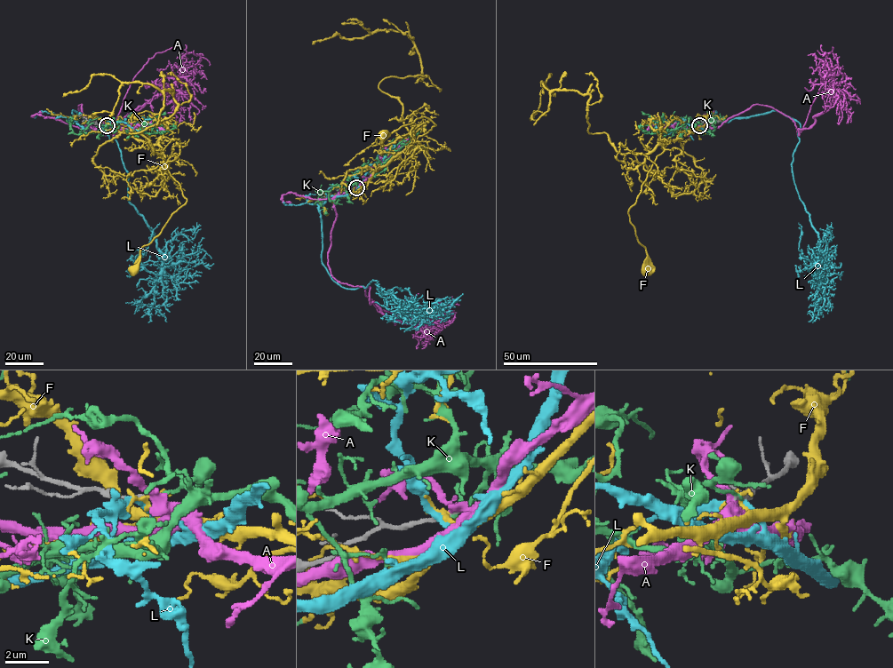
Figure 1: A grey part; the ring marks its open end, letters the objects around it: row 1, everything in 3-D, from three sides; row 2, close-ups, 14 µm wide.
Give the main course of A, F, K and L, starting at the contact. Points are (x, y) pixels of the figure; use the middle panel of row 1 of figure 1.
A: (355, 187), (333, 199), (330, 274), (370, 288), (370, 303), (402, 322), (444, 317), (450, 305), (458, 305)
F: (355, 187), (405, 153), (419, 136), (435, 125), (421, 117), (389, 135), (384, 132)
K: (355, 187), (359, 184), (367, 184), (375, 171), (418, 132), (423, 129), (425, 132)
L: (354, 188), (319, 208), (322, 264), (347, 289), (377, 281), (407, 308), (387, 292), (409, 287)

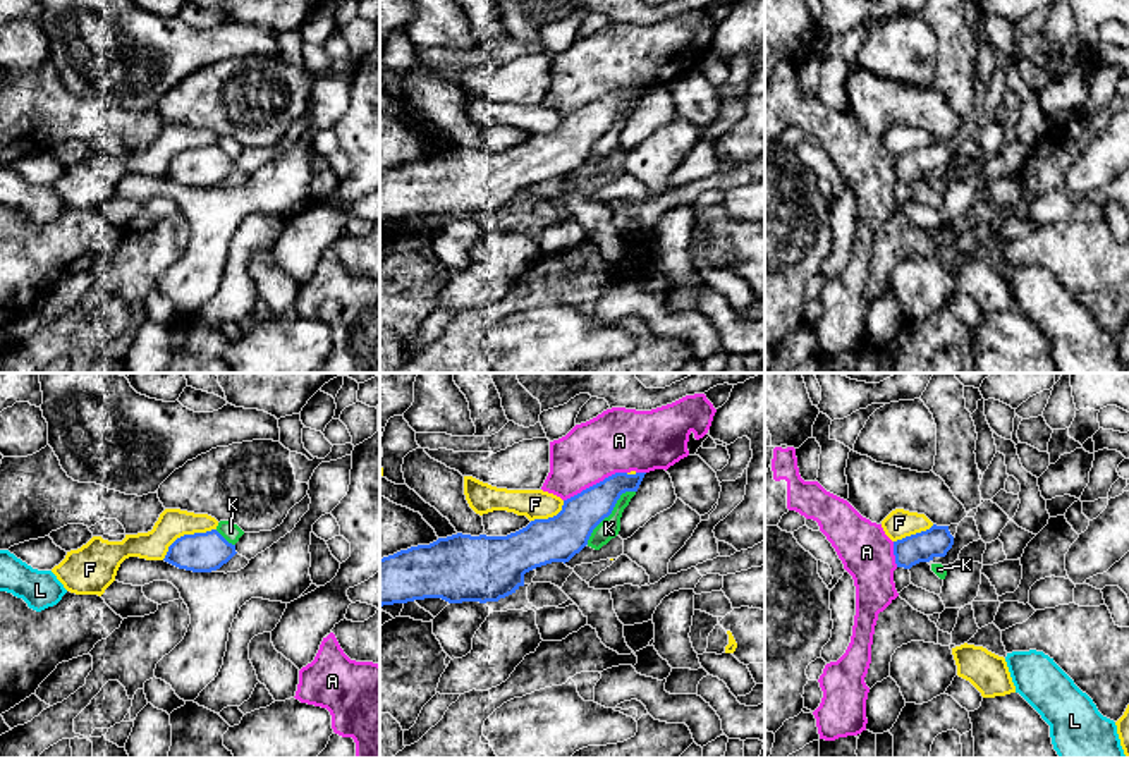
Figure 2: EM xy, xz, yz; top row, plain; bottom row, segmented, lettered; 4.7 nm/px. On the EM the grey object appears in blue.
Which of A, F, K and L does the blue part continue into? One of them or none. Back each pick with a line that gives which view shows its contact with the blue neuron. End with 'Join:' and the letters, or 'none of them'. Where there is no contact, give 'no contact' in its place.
Join: none of them

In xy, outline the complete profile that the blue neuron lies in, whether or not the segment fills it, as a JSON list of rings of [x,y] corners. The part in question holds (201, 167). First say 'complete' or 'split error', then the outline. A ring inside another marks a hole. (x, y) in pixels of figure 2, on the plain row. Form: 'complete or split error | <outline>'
complete | [[[217,144],[184,150],[177,153],[165,170],[165,177],[192,186],[211,187],[235,170],[235,160],[229,158]]]

